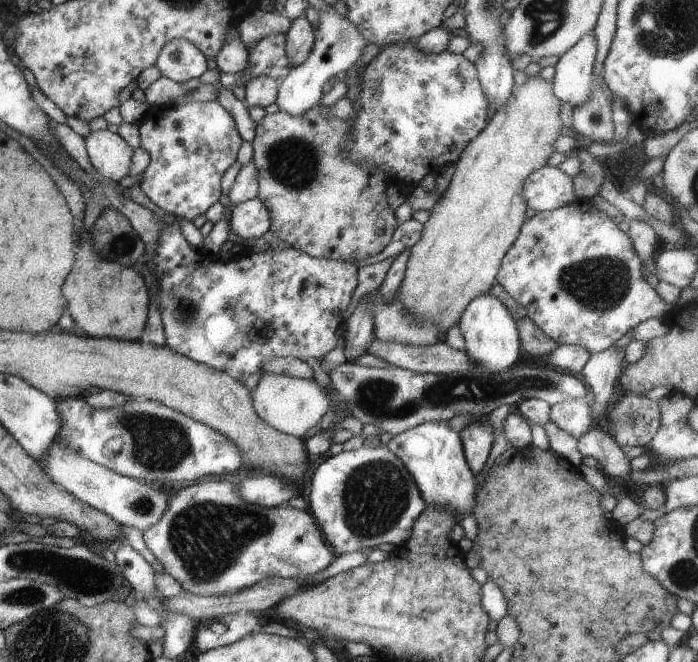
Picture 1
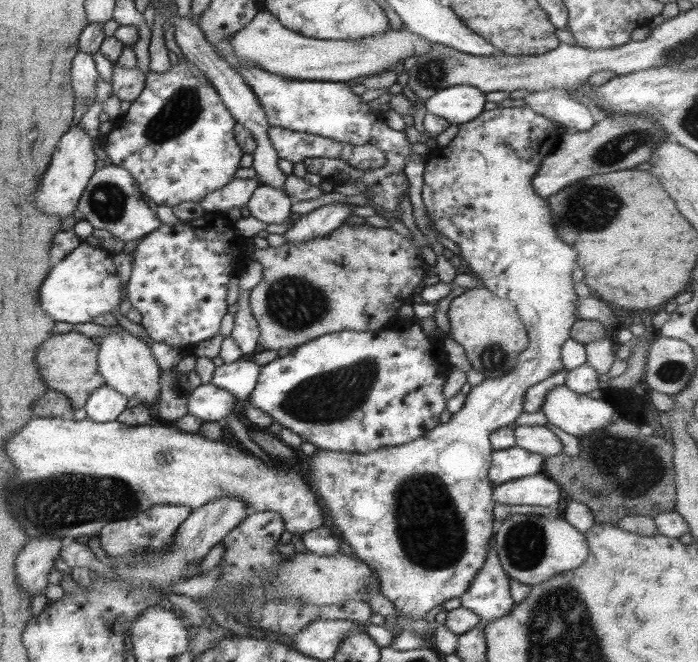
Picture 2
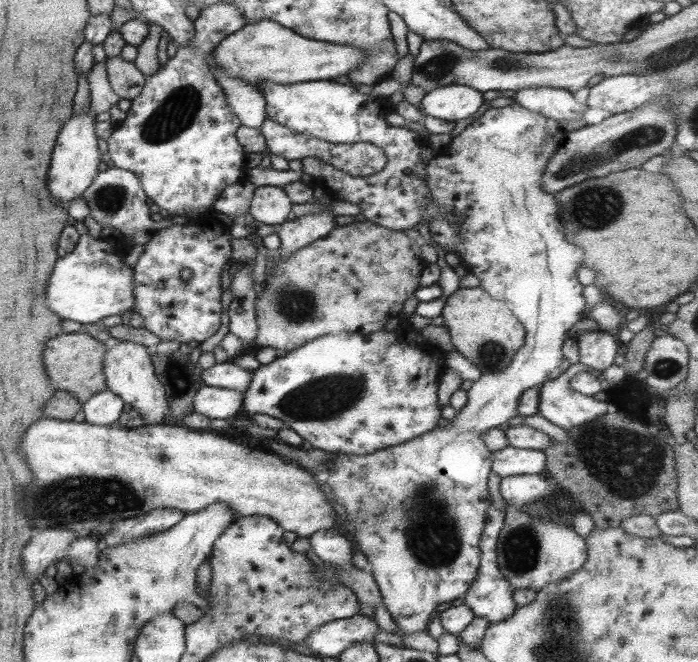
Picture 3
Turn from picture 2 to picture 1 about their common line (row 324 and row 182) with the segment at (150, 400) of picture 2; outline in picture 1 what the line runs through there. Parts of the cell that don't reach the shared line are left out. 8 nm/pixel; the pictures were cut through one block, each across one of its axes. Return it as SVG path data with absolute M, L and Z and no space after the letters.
M91 131L84 138L85 152L97 174L117 184L127 176L133 149L117 133Z

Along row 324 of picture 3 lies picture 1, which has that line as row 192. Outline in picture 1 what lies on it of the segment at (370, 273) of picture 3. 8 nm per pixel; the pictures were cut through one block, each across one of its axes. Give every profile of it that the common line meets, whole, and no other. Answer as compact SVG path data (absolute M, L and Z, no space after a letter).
M317 102L314 107L307 109L303 114L300 114L300 116L291 116L283 111L266 113L266 115L264 115L256 125L254 125L254 133L255 136L251 141L251 160L254 162L258 180L258 191L256 197L259 198L268 210L270 220L269 232L271 232L273 238L287 242L290 247L304 252L310 257L318 259L333 259L334 261L365 260L365 258L369 258L369 256L377 254L385 248L385 245L388 244L389 240L391 240L393 230L397 227L393 216L393 210L387 206L384 195L385 189L391 182L385 178L385 174L381 169L377 169L368 163L352 163L346 158L344 142L348 139L349 134L349 125L347 120L330 116L329 107L322 107L319 105L319 102Z

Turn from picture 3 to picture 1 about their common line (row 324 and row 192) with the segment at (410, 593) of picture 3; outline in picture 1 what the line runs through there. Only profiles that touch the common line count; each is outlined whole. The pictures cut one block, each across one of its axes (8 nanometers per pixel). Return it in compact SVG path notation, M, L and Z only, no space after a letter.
M545 164L525 177L522 197L527 208L536 212L550 211L577 198L572 188L570 176Z

